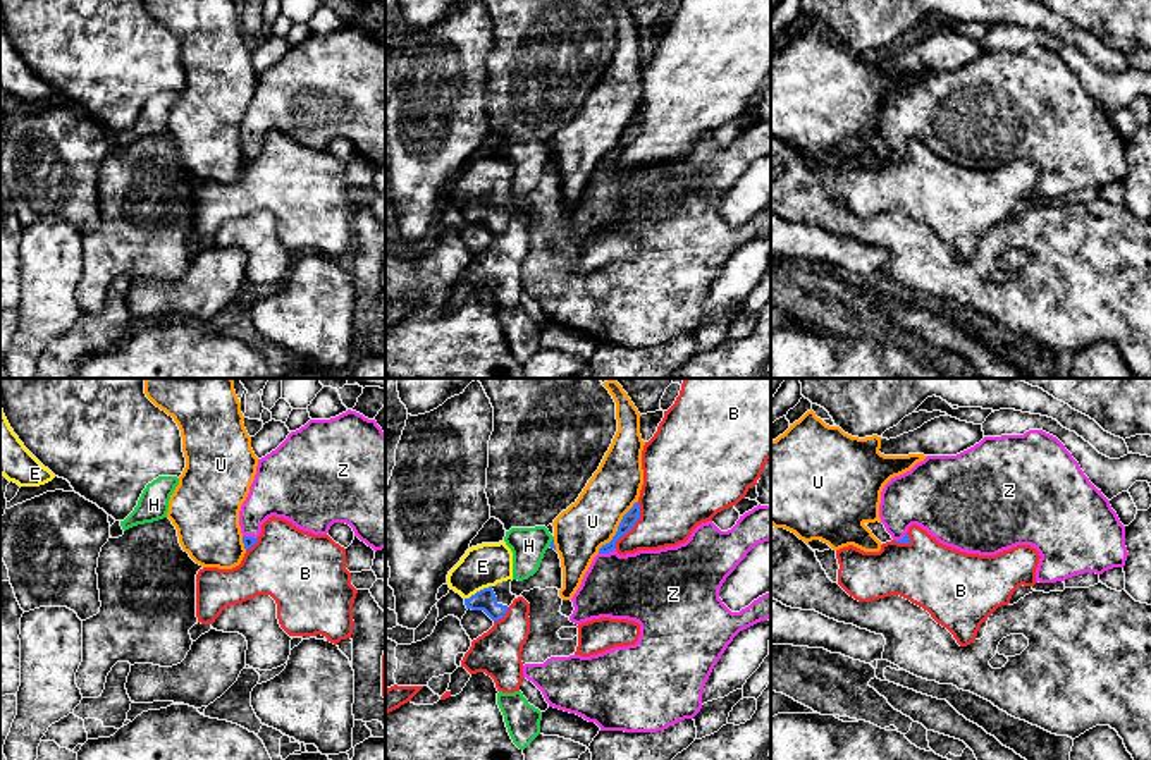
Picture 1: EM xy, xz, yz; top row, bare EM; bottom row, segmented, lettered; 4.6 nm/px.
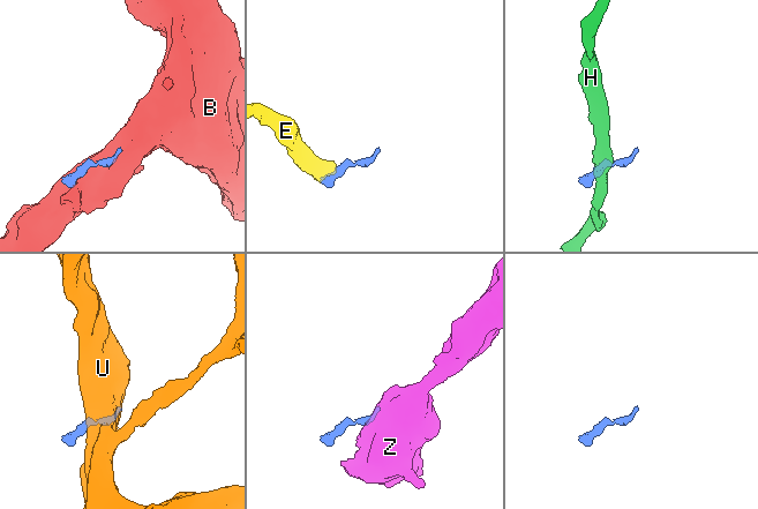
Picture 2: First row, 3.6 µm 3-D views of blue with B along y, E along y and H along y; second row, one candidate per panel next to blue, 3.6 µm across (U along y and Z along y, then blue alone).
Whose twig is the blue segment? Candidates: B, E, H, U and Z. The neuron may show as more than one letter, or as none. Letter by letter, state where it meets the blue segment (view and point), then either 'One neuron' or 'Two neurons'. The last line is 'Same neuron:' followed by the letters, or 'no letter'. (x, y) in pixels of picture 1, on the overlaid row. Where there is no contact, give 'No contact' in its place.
B: Touches blue at xz (633, 525). Two neurons
E: Touches blue at xz (477, 592). One neuron
H: Touches blue at xz (551, 542). Two neurons
U: Touches blue at xz (618, 528). Two neurons
Z: Touches blue at xz (606, 552). One neuron
Same neuron: E, Z

